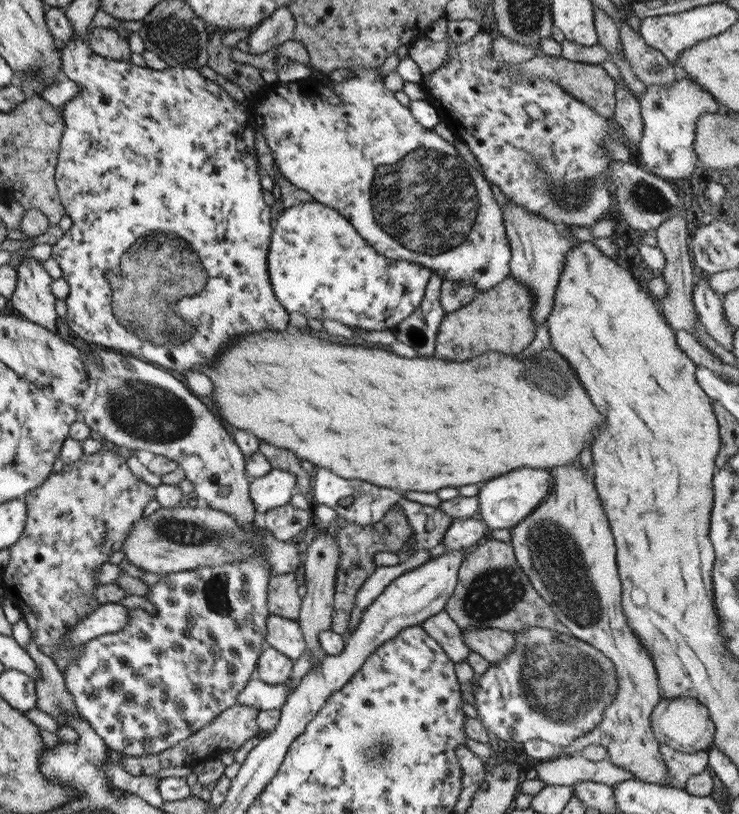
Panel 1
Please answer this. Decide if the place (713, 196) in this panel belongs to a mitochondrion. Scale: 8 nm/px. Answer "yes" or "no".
no

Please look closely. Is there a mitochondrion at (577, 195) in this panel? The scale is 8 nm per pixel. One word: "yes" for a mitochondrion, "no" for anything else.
yes

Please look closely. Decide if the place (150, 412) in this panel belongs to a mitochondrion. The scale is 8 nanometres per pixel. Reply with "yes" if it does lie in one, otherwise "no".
yes

